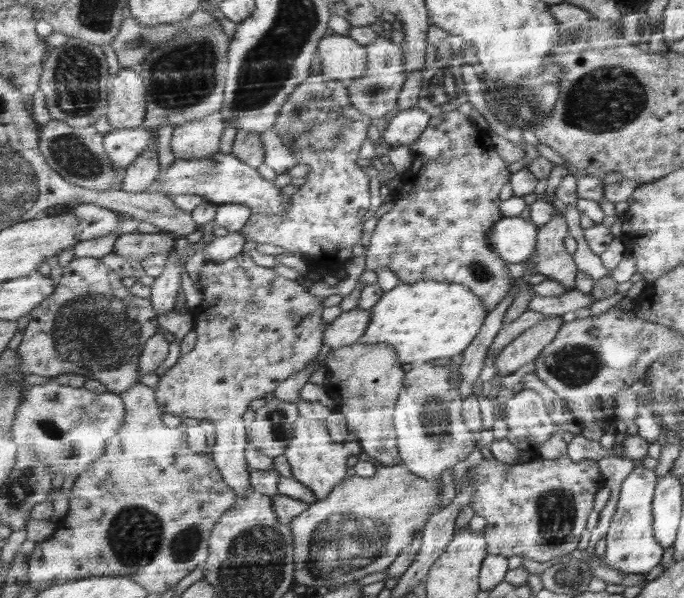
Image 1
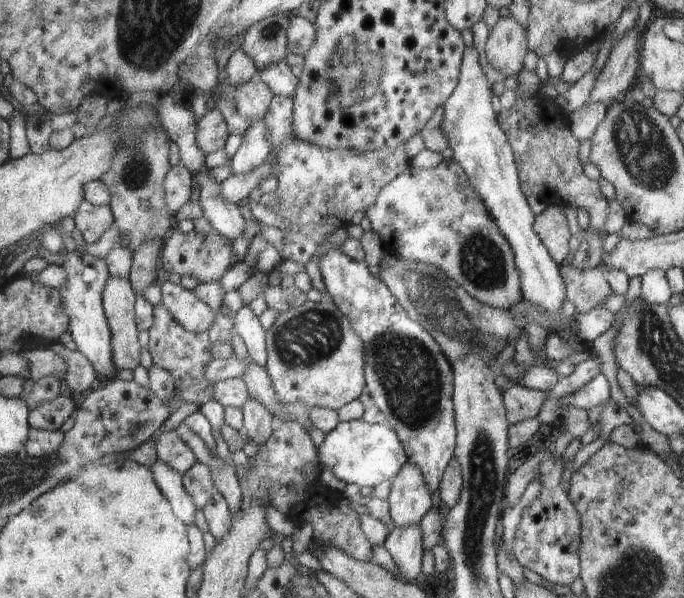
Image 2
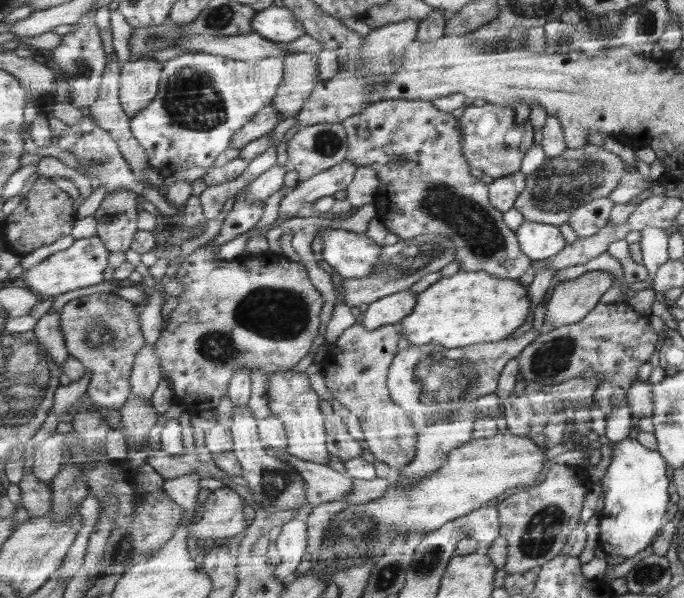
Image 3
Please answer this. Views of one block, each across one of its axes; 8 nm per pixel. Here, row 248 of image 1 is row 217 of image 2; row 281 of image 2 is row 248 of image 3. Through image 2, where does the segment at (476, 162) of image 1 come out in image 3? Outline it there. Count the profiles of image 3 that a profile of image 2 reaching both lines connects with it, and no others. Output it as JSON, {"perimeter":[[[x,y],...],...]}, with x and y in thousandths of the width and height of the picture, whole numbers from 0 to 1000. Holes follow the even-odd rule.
{"perimeter":[[[558,167],[539,176],[528,191],[504,199],[499,209],[507,221],[509,241],[512,242],[507,268],[520,279],[541,278],[551,289],[554,313],[547,336],[550,363],[561,375],[567,386],[582,393],[588,401],[607,400],[615,393],[648,393],[652,400],[661,401],[662,415],[668,423],[665,436],[673,438],[673,453],[708,453],[718,457],[719,462],[756,468],[778,443],[779,435],[776,430],[759,415],[759,405],[753,390],[740,380],[735,370],[735,355],[731,349],[724,349],[719,339],[713,338],[713,308],[699,304],[699,298],[687,294],[681,258],[677,256],[677,211],[670,207],[670,201],[661,191],[637,182],[629,169],[623,167]],[[580,261],[592,261],[595,271],[591,271],[588,276],[570,276],[570,263],[580,264]]]}

